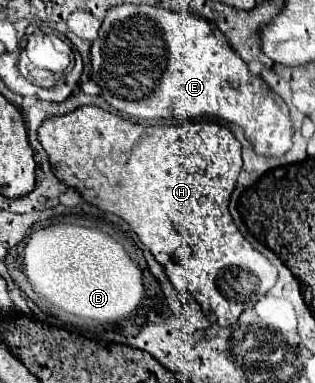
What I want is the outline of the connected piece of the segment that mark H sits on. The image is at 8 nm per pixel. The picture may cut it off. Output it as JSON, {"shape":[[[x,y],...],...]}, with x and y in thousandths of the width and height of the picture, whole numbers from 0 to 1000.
{"shape":[[[276,274],[143,311],[117,363],[156,405],[175,462],[238,488],[276,530],[397,572],[524,697],[543,739],[562,755],[600,760],[670,843],[702,854],[740,849],[797,791],[816,791],[873,744],[879,697],[759,608],[721,546],[765,446],[765,373],[721,332],[606,313],[565,326],[441,326],[321,279]]]}

